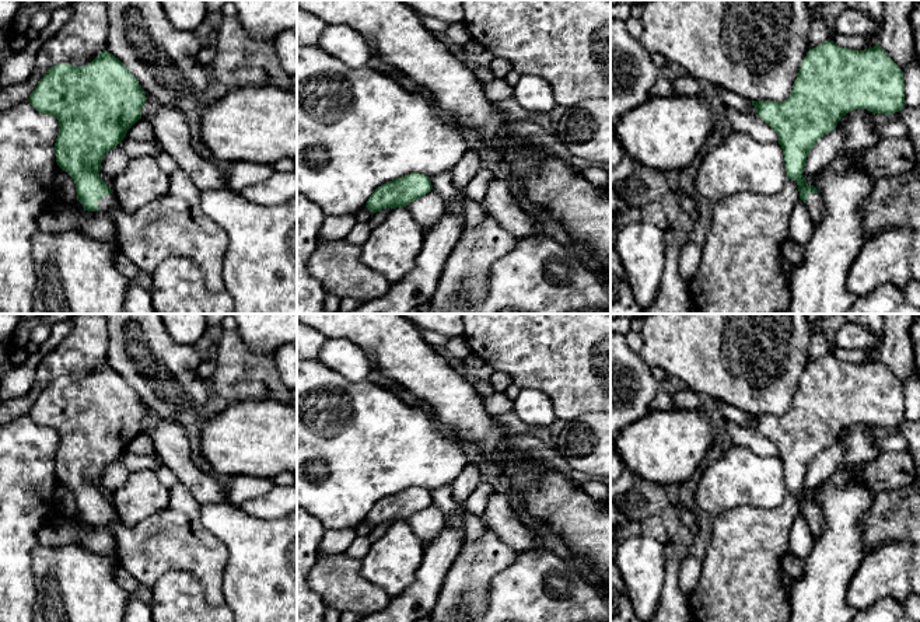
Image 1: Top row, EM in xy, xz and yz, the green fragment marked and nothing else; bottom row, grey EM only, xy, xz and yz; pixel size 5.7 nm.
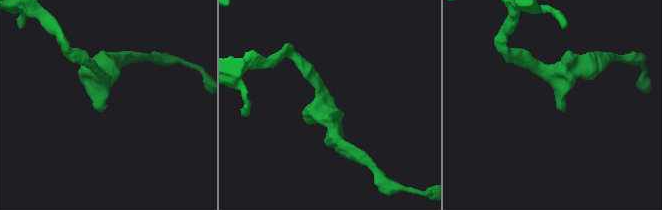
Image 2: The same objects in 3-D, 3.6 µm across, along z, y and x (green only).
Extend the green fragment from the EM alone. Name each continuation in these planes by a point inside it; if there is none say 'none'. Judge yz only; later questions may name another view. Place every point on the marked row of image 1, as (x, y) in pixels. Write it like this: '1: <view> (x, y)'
1: yz (814, 203)

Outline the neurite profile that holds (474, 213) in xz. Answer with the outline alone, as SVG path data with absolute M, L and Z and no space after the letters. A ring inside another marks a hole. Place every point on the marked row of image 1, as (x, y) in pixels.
M471 199L464 200L464 227L462 234L476 228L487 216L486 209L482 203Z

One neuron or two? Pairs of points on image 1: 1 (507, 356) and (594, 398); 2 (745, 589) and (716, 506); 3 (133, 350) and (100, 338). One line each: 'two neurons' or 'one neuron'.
1: one neuron
2: two neurons
3: two neurons

